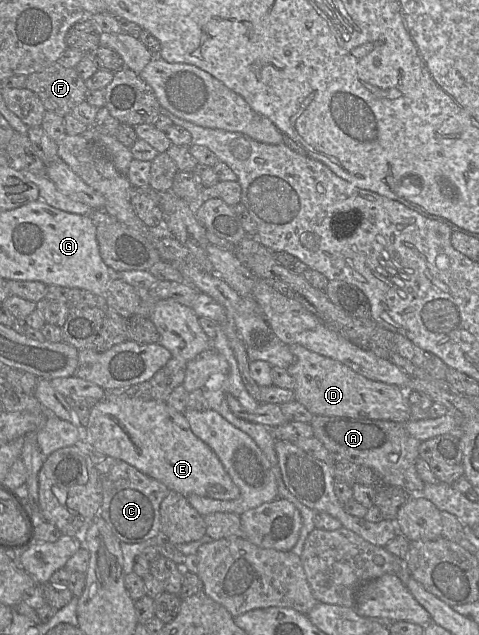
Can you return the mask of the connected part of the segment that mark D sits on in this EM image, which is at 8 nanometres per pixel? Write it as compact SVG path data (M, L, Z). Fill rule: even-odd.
M290 344L293 364L287 372L295 380L295 400L314 416L367 418L406 423L411 419L411 403L407 391L396 385L370 380L348 366L310 351L298 344Z

